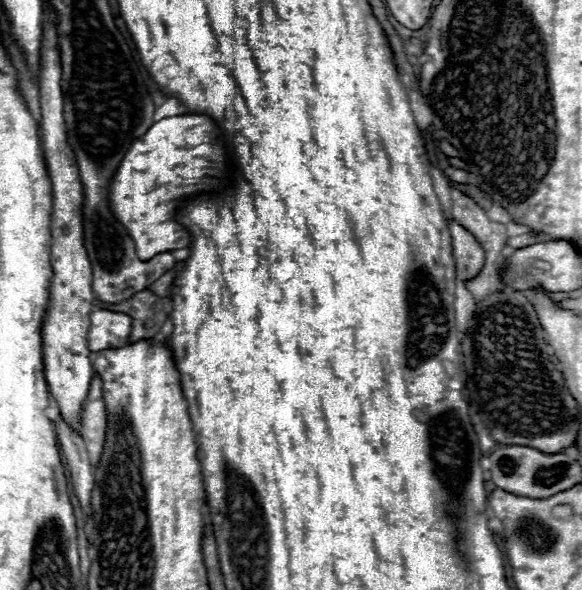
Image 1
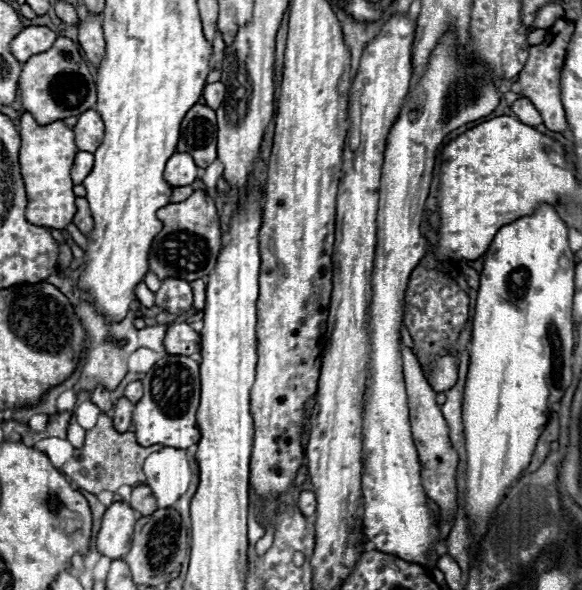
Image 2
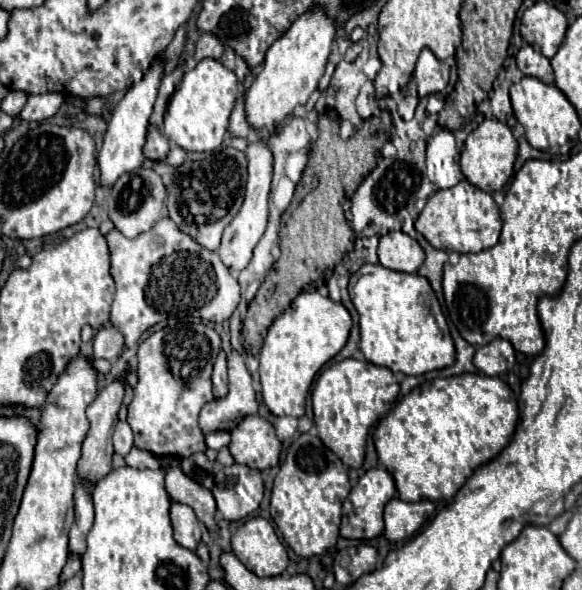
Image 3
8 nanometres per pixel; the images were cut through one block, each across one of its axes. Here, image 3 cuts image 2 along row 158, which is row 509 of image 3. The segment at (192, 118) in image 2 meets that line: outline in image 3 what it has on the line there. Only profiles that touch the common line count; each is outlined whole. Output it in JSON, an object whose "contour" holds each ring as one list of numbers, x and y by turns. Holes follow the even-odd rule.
{"contour":[[170,468,166,472,166,490,172,500,184,502,194,508,198,520,206,528,214,528,214,512,216,512,216,502,208,490,204,490,200,484,190,480,180,468]]}

